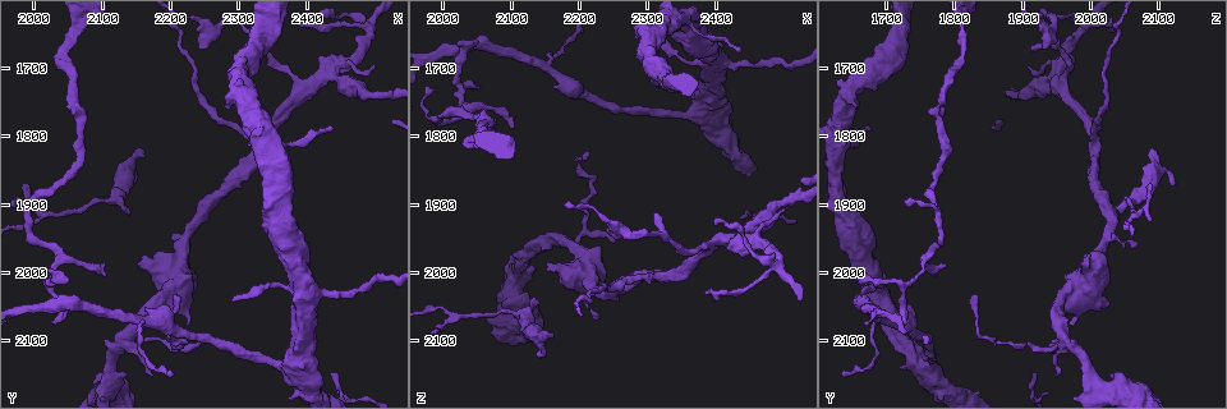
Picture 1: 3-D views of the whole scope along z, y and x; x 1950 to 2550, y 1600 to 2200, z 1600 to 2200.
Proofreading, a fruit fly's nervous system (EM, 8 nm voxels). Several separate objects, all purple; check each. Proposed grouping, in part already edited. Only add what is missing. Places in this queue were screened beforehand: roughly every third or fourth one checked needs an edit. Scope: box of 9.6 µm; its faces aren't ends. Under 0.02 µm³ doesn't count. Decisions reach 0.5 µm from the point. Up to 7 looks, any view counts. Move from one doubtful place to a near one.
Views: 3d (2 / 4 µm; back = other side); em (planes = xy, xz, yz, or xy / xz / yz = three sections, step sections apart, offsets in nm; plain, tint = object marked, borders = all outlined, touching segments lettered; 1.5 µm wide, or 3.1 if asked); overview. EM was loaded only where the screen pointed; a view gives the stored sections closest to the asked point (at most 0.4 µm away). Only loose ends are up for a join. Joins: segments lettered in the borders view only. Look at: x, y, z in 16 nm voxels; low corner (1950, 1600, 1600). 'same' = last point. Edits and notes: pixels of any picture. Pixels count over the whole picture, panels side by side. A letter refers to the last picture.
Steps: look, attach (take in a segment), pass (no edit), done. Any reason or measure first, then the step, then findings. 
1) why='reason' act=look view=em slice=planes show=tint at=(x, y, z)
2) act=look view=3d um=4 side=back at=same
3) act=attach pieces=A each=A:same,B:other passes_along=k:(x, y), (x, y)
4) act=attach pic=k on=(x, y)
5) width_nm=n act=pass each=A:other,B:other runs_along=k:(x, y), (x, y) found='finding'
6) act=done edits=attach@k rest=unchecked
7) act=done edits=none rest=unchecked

why='tapers out' act=look view=em slice=yz step=4 show=borders at=(2250, 2095, 1955)

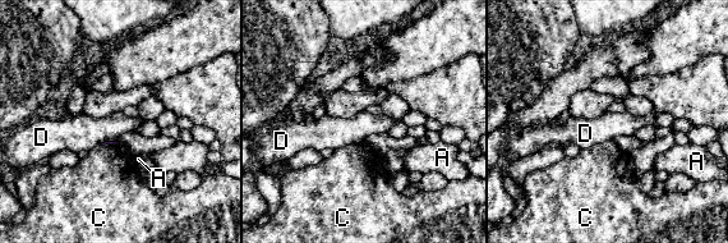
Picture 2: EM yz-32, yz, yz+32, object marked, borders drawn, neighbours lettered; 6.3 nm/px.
act=look view=em slice=planes show=borders at=same

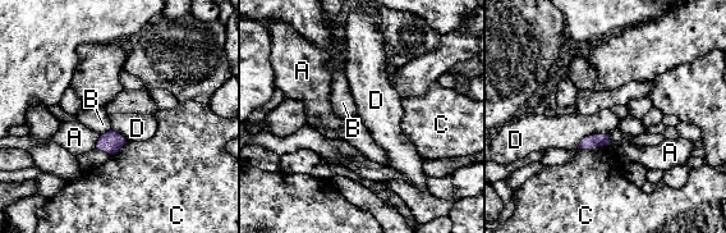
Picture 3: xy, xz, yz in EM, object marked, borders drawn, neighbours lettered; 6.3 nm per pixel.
width_nm=90 act=pass each=A:other,B:other,C:other,D:other border=3:(607, 133), (586, 136), (577, 149) found='no lettered segment goes on from it'

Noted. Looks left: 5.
why='free end' act=look view=3d um=2 at=(2160, 1815, 2090)

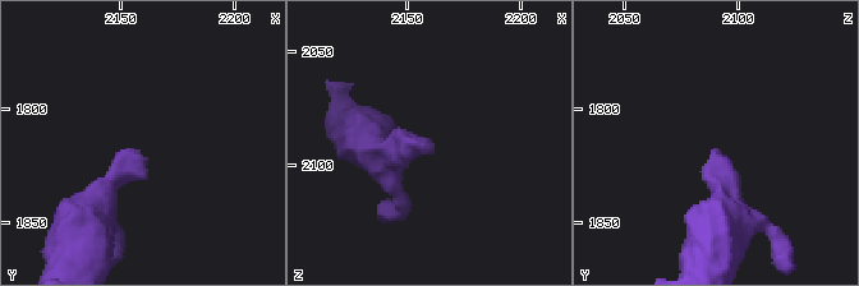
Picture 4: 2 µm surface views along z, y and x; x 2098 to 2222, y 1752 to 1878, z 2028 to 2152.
why='need the tissue' act=look view=em slice=xy step=8 show=tint at=(2158, 1821, 2094)

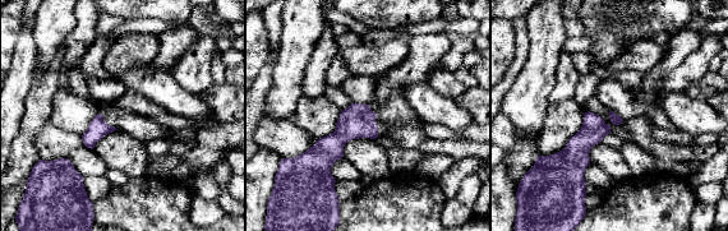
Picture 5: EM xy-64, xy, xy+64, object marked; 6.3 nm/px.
why='another direction' act=look view=em slice=planes show=borders at=same

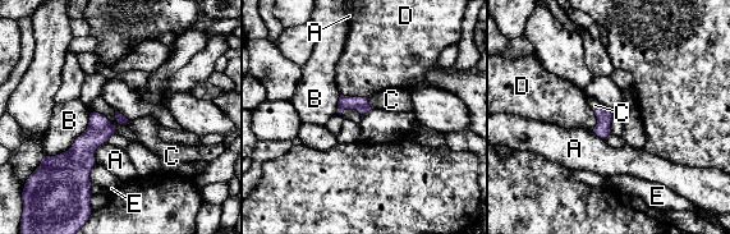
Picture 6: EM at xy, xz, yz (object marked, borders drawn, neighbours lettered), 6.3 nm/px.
act=attach pieces=C each=A:other,B:other,C:same,D:other,E:other passes_along=6:(345, 102), (368, 104), (391, 100) found='the neuron continues'

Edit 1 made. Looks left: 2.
act=done edits=attach@6 rest=unchecked

